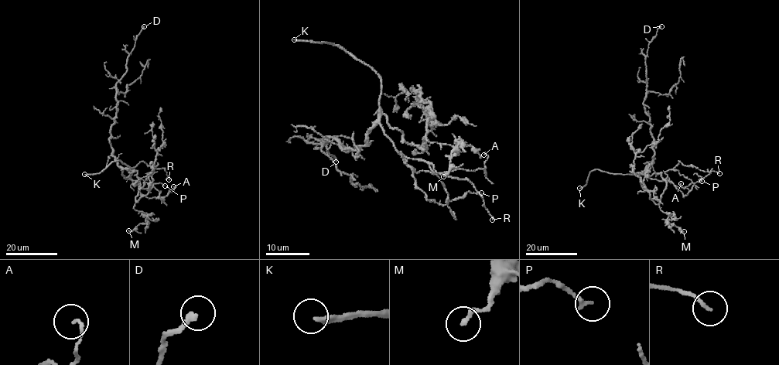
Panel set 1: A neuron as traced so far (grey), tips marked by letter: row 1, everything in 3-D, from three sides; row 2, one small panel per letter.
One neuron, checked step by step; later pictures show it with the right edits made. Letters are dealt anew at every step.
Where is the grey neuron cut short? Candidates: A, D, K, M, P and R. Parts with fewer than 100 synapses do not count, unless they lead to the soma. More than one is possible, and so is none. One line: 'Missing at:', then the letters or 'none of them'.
Missing at: K

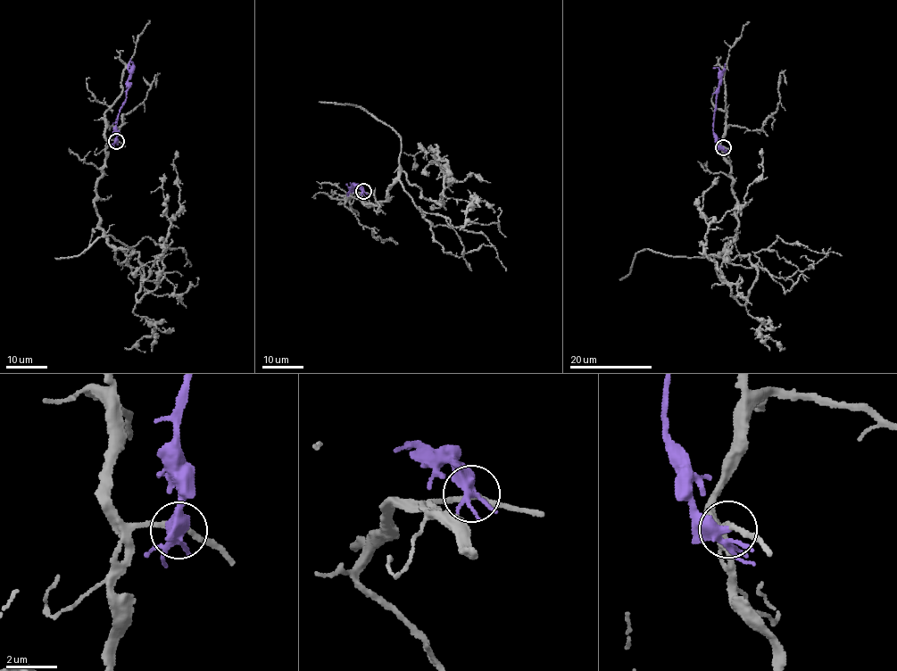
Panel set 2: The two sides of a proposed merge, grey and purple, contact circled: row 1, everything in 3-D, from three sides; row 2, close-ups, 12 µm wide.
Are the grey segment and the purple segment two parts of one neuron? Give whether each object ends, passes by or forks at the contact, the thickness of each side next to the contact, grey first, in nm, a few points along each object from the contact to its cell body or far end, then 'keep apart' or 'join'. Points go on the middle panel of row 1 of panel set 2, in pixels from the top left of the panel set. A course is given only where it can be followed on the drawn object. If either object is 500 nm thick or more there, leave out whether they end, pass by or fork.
grey passes by; purple forks there; 200 nm thick on the grey side, 320 nm on the other; grey runs (363, 191), (363, 203), (378, 204), (402, 171), (444, 203), (451, 173), (436, 150), (447, 186), (431, 208); purple runs (363, 191), (360, 186), (352, 184), (354, 185), (347, 195); keep apart

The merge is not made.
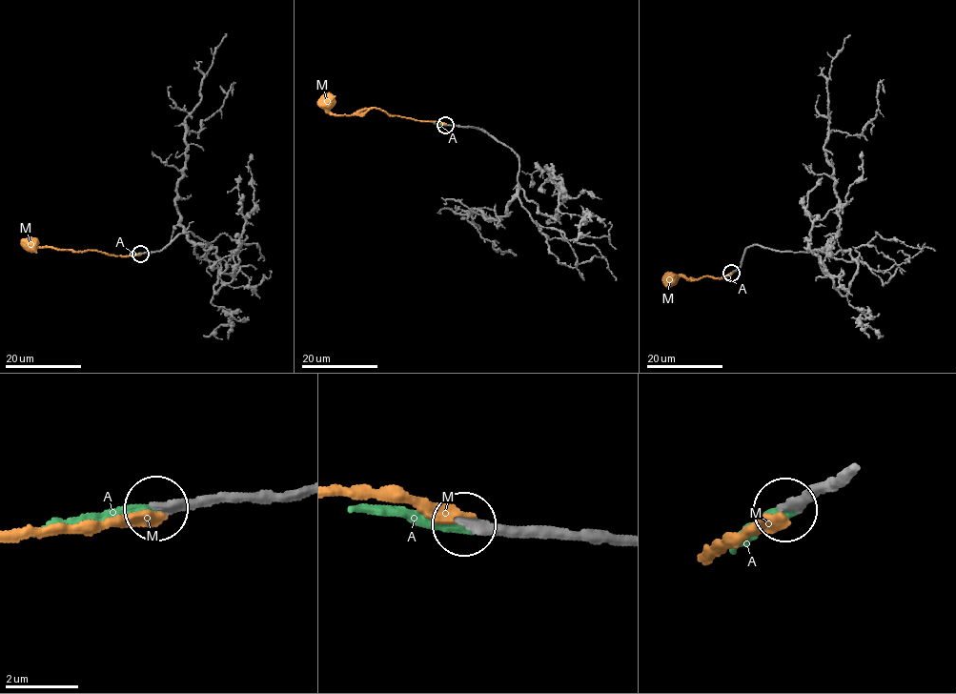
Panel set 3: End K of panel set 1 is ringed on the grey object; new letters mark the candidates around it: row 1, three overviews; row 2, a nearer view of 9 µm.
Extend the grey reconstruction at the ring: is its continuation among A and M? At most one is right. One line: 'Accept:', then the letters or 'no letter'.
Accept: A

